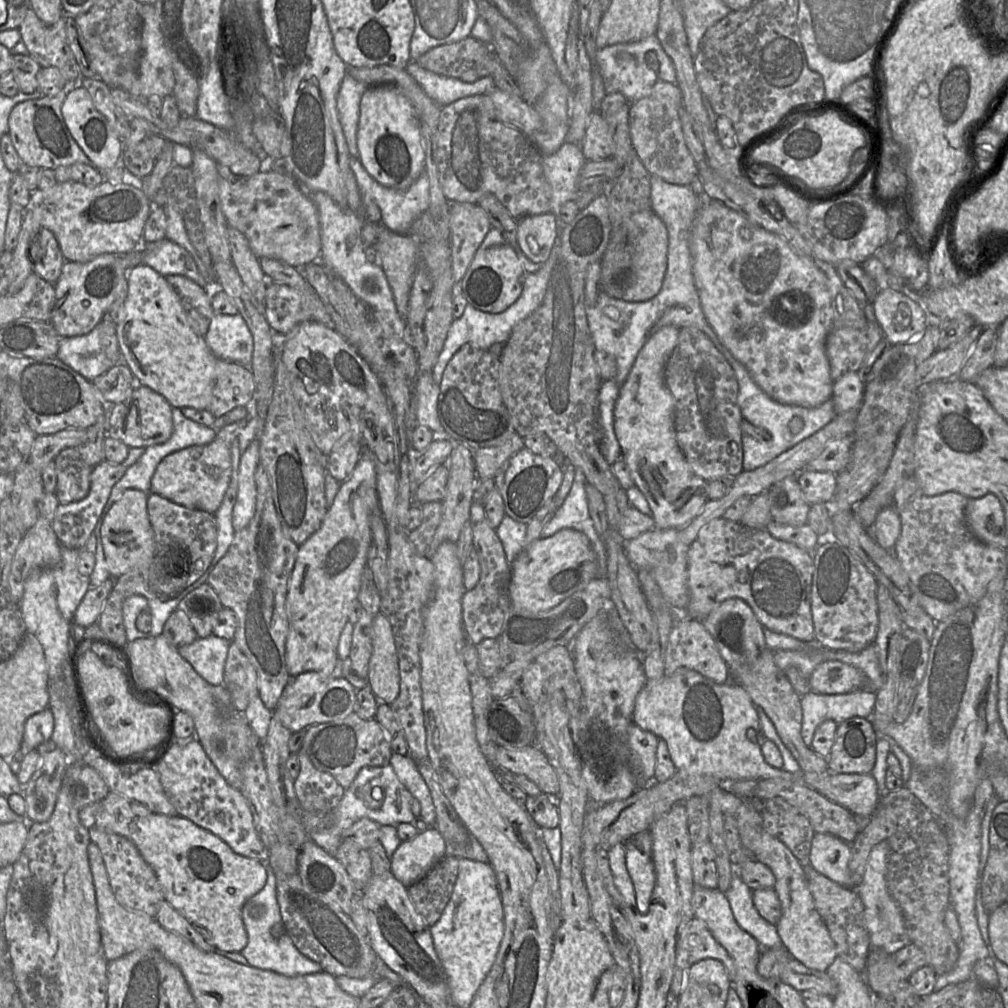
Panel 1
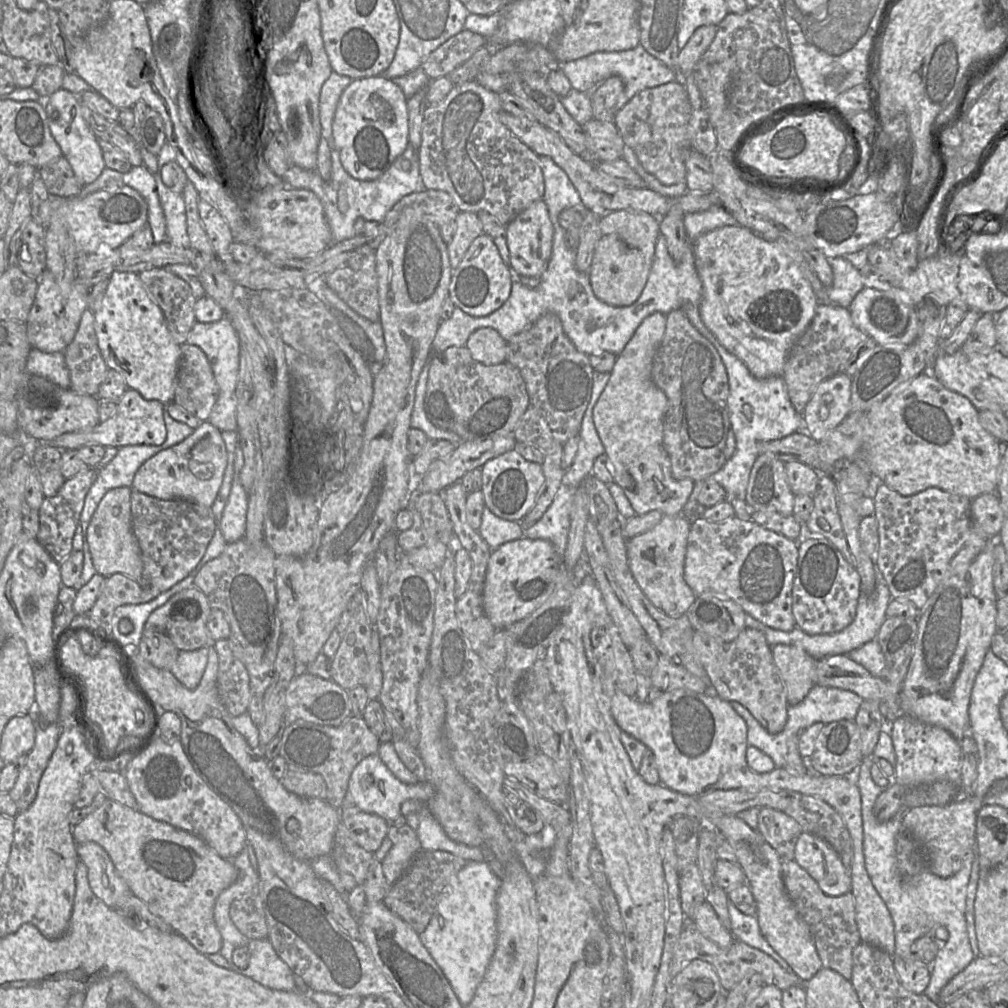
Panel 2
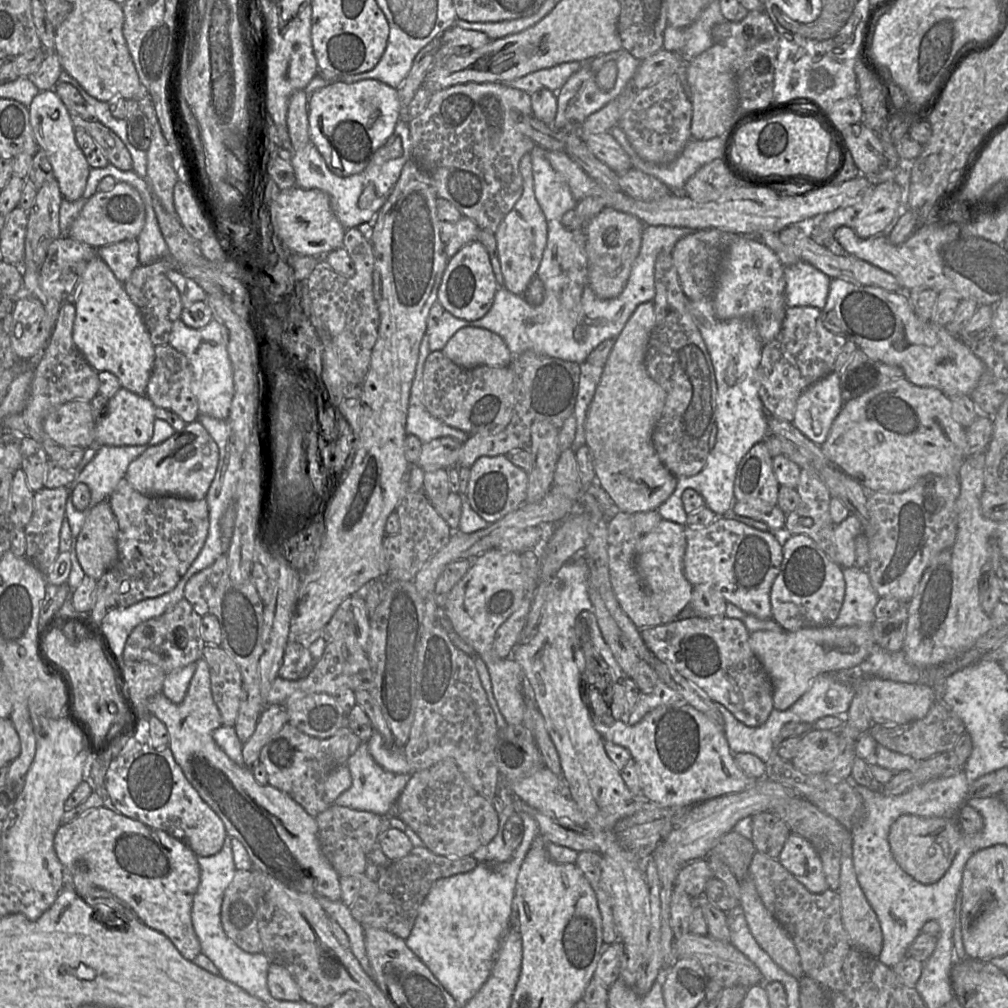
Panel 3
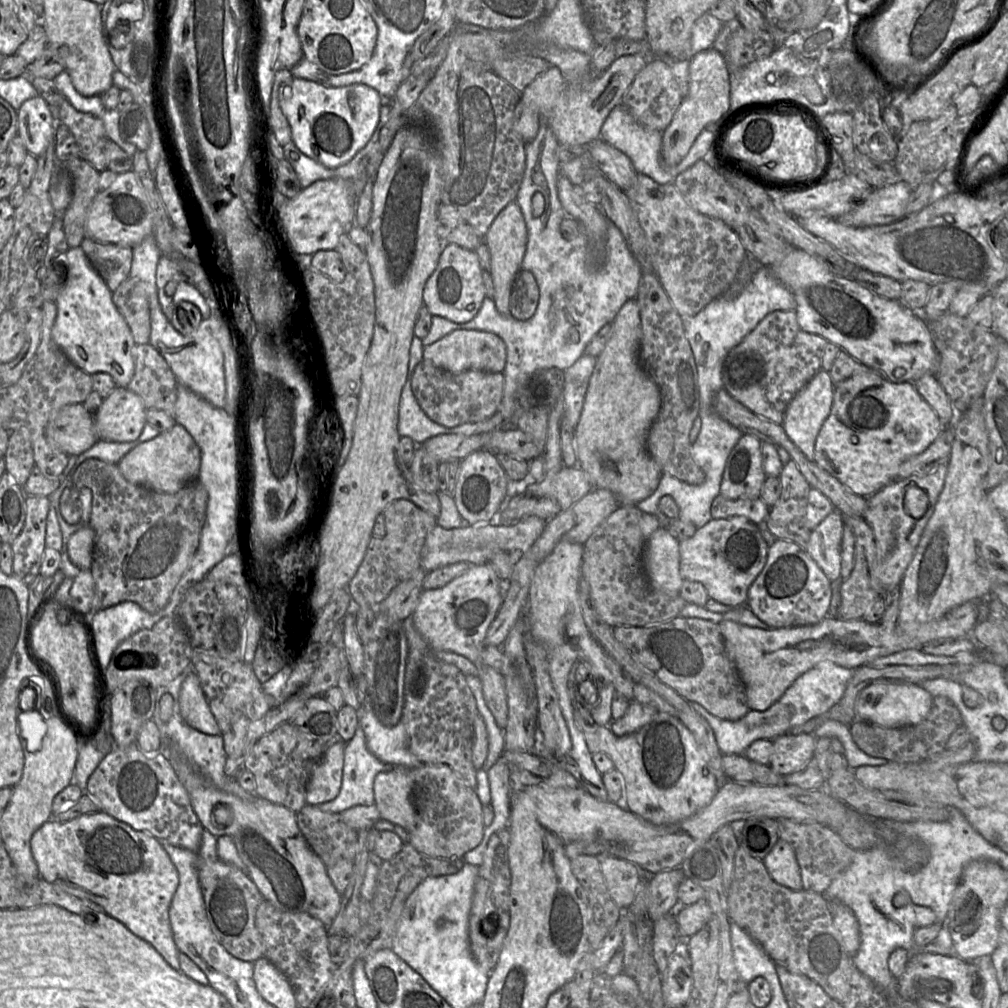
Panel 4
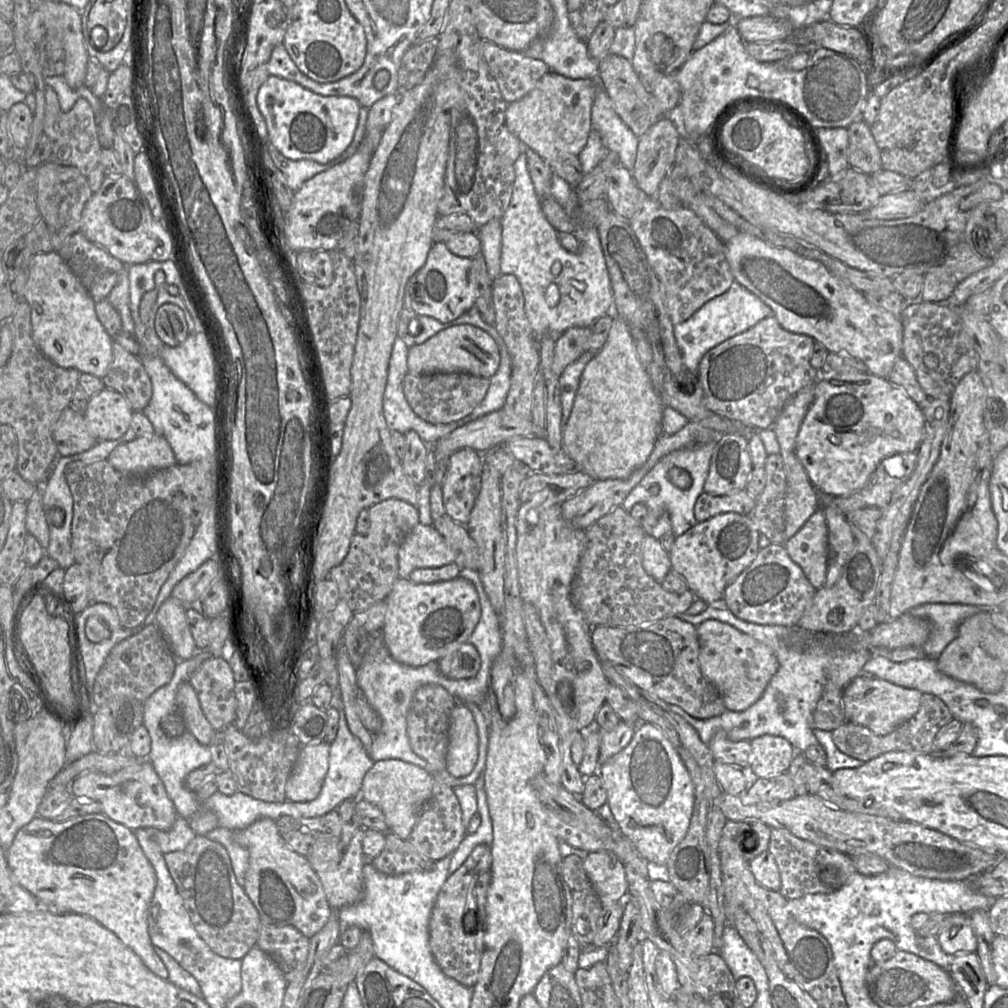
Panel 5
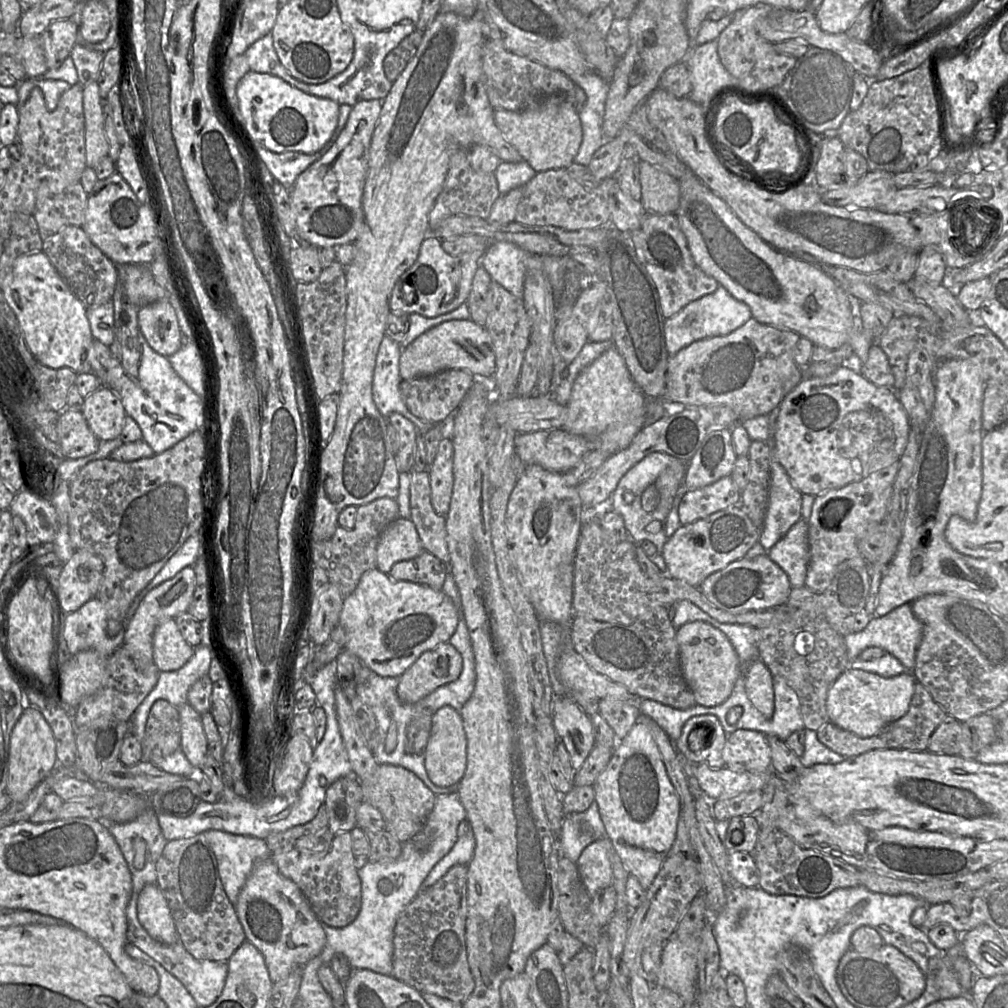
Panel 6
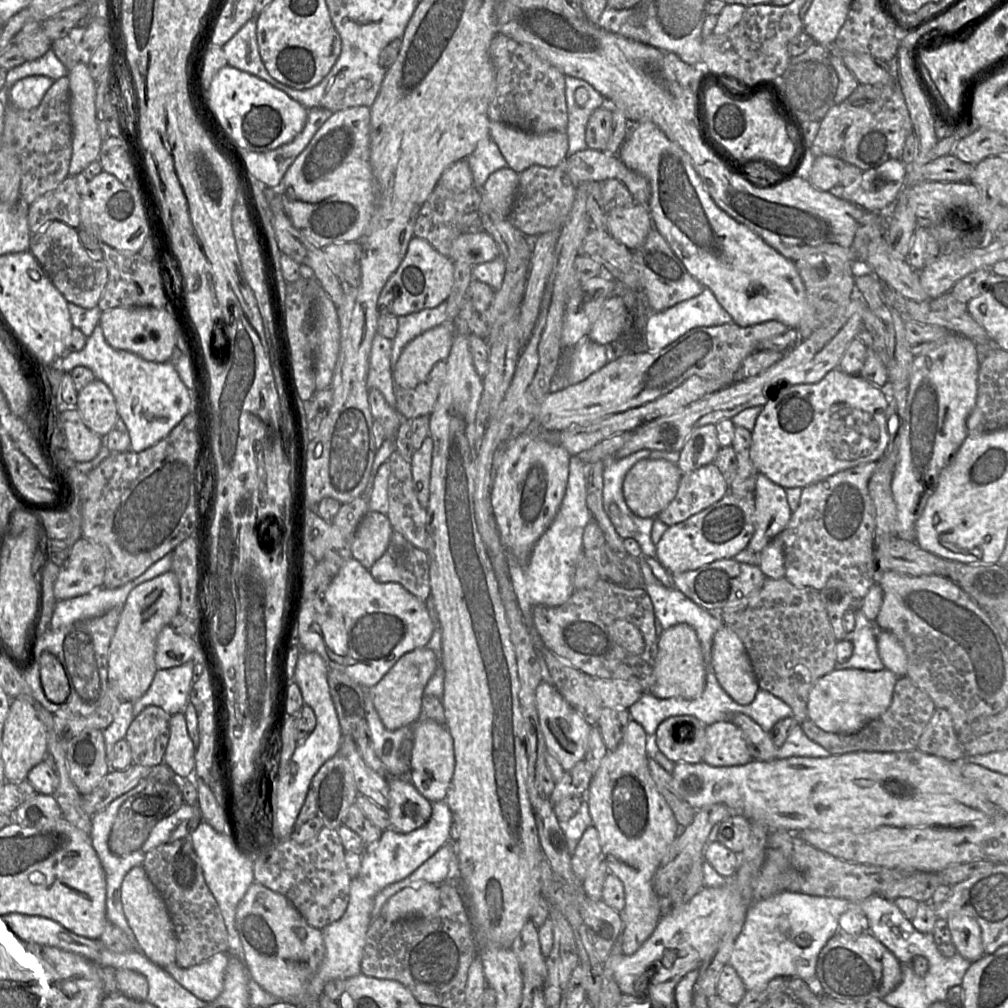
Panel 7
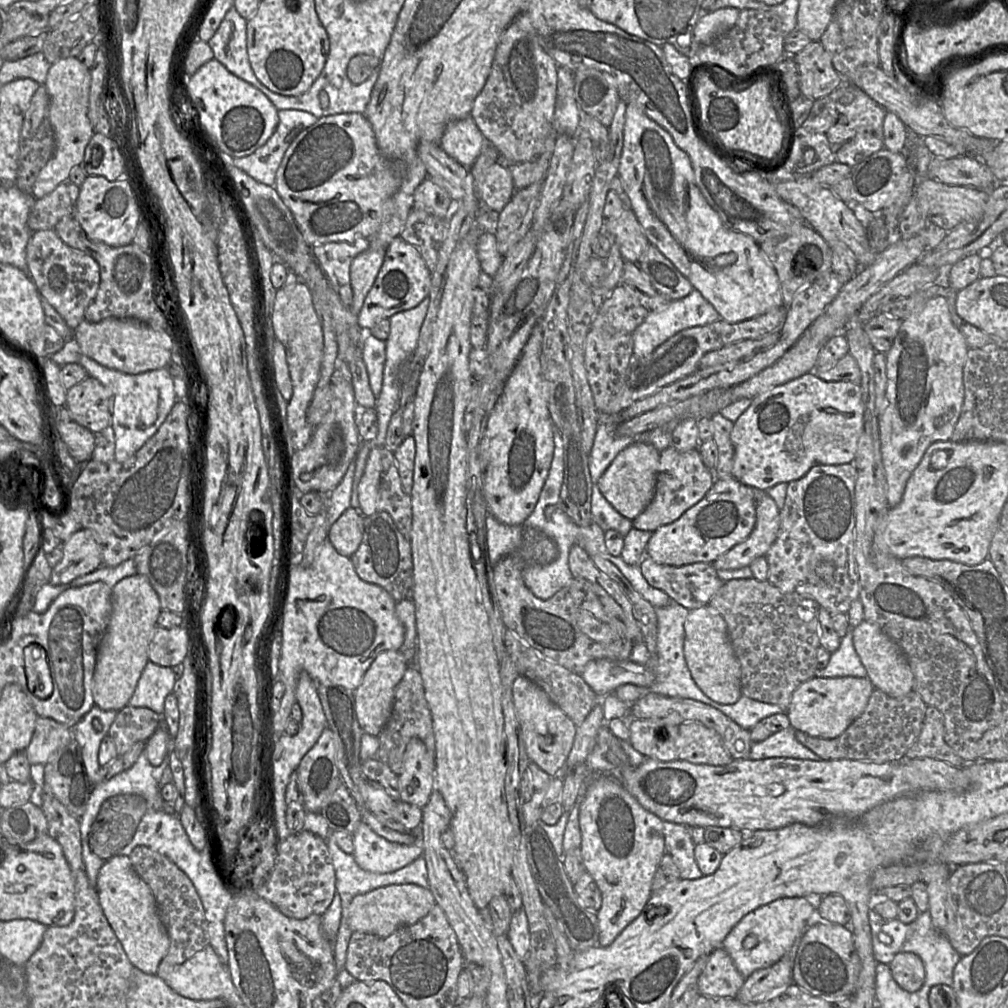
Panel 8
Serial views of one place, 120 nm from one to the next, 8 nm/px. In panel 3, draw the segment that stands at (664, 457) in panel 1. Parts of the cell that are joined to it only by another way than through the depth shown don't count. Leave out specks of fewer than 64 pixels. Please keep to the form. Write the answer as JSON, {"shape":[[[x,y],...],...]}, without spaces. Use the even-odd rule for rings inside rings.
{"shape":[[[653,302],[641,303],[615,338],[585,420],[586,446],[593,456],[596,482],[623,512],[655,511],[675,491],[677,477],[661,462],[652,435],[666,393],[648,374],[645,356],[655,325]]]}

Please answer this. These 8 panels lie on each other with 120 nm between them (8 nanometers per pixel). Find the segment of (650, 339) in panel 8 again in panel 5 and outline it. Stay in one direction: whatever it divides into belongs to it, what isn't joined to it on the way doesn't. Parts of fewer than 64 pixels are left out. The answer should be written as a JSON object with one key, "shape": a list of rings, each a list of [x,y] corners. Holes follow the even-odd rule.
{"shape":[[[734,281],[725,293],[708,301],[685,322],[674,325],[674,336],[683,364],[692,375],[697,376],[700,361],[709,350],[773,315],[768,305]]]}

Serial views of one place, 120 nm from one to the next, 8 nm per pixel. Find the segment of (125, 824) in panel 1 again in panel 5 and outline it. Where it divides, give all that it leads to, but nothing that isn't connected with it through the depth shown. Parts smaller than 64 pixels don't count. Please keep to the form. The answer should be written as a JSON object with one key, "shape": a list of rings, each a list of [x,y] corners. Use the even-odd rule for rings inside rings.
{"shape":[[[104,814],[82,815],[64,822],[36,816],[17,832],[5,854],[13,877],[23,888],[65,912],[96,920],[131,949],[153,974],[167,980],[168,971],[158,957],[148,932],[148,909],[156,887],[156,875],[133,830]]]}

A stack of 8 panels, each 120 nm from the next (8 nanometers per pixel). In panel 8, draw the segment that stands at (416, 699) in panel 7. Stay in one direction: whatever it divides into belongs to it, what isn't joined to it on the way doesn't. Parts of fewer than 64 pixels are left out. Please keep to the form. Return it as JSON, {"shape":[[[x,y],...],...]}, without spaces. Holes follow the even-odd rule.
{"shape":[[[385,651],[379,654],[365,672],[355,691],[357,719],[363,732],[378,737],[387,723],[393,708],[396,686],[403,678],[408,663],[401,651]]]}

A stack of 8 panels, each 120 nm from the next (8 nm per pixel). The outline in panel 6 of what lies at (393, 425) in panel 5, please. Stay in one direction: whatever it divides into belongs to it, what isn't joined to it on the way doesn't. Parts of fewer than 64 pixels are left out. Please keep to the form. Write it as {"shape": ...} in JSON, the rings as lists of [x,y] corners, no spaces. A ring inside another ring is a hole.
{"shape":[[[385,335],[377,353],[372,383],[372,395],[377,409],[386,418],[392,413],[399,413],[410,420],[415,427],[440,424],[418,418],[407,408],[400,392],[402,378],[399,361],[401,354],[400,344]]]}

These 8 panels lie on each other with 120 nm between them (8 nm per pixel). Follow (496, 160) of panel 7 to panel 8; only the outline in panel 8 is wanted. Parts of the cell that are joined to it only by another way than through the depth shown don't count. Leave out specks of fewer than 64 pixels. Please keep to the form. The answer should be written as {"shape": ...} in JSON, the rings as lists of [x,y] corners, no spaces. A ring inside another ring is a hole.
{"shape":[[[470,117],[451,122],[440,140],[441,148],[467,169],[473,166],[486,143]]]}

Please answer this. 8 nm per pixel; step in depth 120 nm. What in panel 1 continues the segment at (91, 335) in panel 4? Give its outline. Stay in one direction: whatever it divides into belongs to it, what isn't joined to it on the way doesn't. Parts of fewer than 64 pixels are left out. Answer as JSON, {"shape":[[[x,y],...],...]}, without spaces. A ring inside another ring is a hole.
{"shape":[[[146,264],[125,270],[127,291],[111,306],[106,315],[116,325],[121,362],[133,373],[138,385],[164,396],[173,408],[208,409],[217,382],[216,362],[205,342],[189,322],[180,296],[165,276]]]}

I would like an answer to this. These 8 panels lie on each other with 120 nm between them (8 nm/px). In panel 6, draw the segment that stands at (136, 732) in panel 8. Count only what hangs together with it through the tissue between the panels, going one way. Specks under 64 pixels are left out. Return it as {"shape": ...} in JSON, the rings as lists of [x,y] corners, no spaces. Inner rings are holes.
{"shape":[[[164,699],[155,701],[149,711],[140,742],[144,761],[157,761],[180,748],[178,707]]]}

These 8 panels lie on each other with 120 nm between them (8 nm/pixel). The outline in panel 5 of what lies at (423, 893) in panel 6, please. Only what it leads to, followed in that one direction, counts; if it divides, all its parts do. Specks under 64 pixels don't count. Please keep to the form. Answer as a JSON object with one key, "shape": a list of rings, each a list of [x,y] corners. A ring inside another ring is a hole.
{"shape":[[[489,845],[477,846],[446,880],[437,895],[429,921],[429,945],[442,972],[467,987],[478,981],[487,928],[485,905],[491,882],[492,853]]]}

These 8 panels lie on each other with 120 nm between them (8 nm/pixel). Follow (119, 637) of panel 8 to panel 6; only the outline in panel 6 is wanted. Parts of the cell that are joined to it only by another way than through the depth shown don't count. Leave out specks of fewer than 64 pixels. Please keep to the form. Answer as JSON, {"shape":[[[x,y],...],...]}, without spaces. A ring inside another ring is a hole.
{"shape":[[[192,566],[179,571],[173,578],[166,580],[150,590],[134,614],[128,619],[124,627],[123,647],[128,650],[137,669],[155,666],[153,659],[153,635],[156,627],[168,619],[175,619],[187,611],[196,587],[196,576]]]}

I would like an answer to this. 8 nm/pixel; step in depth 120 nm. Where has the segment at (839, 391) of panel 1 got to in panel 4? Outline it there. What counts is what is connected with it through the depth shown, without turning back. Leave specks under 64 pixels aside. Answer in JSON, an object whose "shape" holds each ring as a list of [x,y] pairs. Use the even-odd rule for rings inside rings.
{"shape":[[[821,370],[795,395],[786,409],[781,425],[787,436],[809,460],[813,460],[817,436],[830,414],[834,386],[829,372]]]}

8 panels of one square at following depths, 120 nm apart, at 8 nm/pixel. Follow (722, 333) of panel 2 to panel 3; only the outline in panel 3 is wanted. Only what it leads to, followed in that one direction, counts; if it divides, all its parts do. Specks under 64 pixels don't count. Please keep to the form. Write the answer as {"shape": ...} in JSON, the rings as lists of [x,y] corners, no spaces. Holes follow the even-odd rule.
{"shape":[[[736,236],[722,259],[712,295],[715,316],[752,320],[763,344],[769,343],[780,333],[786,315],[785,288],[785,265],[780,258],[759,238]]]}

